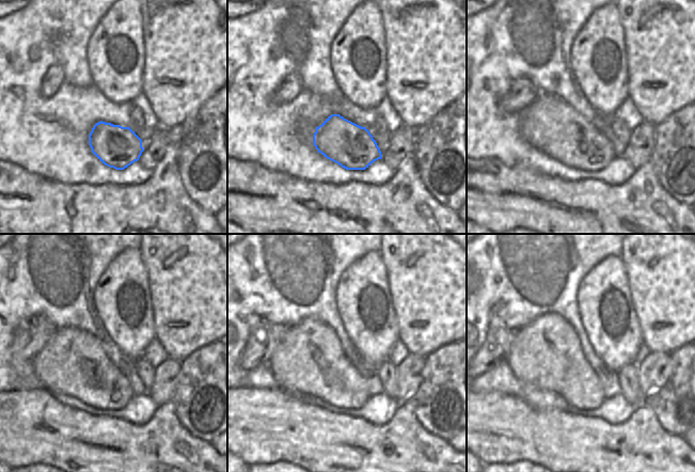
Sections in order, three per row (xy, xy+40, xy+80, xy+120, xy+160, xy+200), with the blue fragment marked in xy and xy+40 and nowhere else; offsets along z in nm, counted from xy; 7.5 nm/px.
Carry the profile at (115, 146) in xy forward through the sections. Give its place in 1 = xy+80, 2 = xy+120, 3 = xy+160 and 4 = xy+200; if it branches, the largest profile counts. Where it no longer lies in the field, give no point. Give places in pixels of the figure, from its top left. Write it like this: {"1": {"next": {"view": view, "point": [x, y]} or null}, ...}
{"1": {"next": {"view": "xy+80", "point": [549, 124]}}, "2": {"next": {"view": "xy+120", "point": [73, 362]}}, "3": {"next": {"view": "xy+160", "point": [309, 361]}}, "4": {"next": {"view": "xy+200", "point": [546, 354]}}}

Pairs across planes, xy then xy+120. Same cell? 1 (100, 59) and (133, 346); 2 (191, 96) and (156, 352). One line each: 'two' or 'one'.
1: one
2: two

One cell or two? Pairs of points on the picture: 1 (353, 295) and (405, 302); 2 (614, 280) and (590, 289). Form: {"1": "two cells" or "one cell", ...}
{"1": "two cells", "2": "one cell"}

